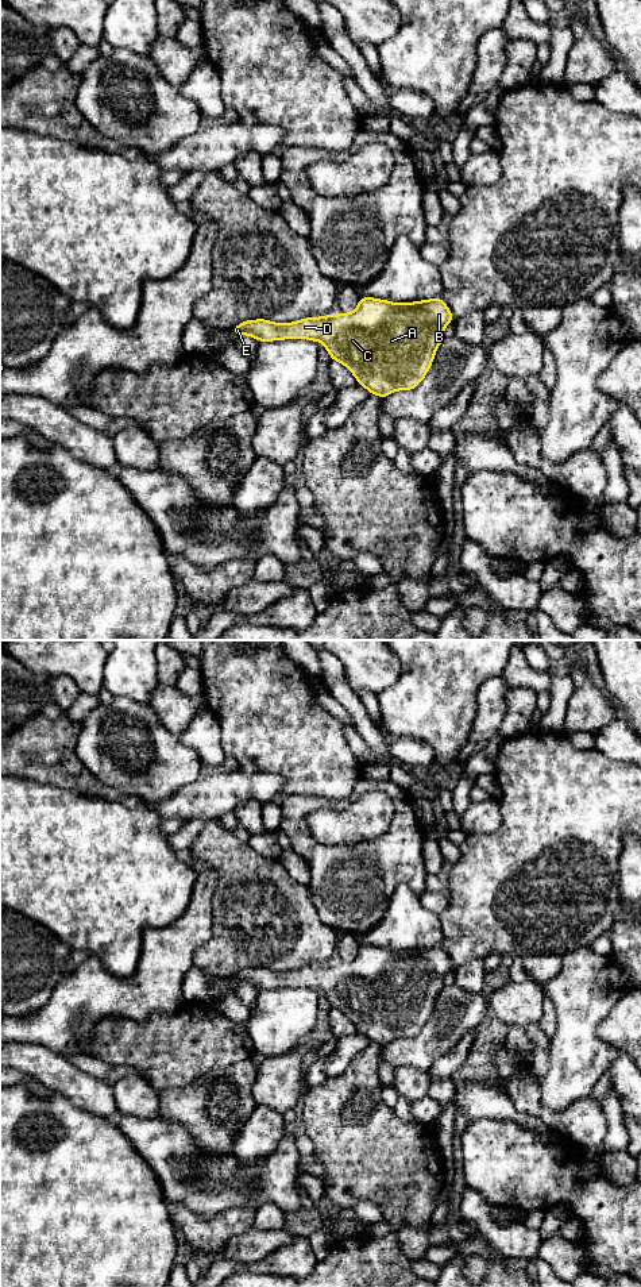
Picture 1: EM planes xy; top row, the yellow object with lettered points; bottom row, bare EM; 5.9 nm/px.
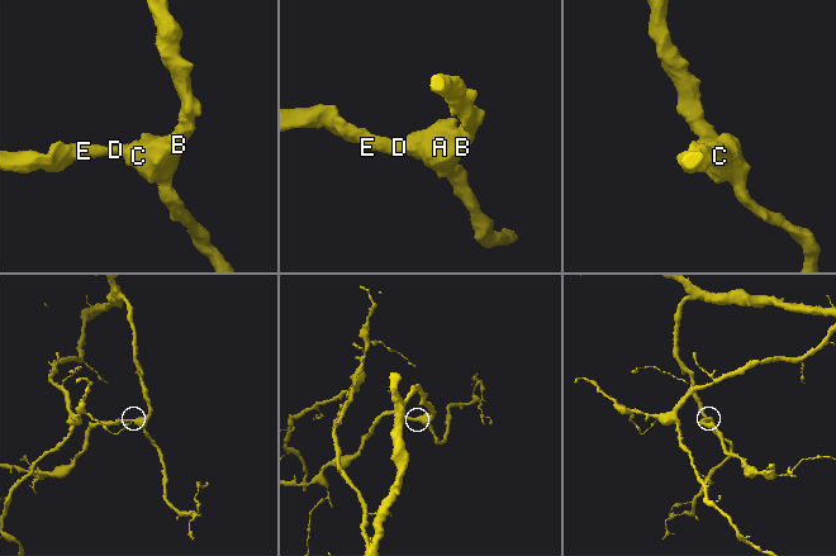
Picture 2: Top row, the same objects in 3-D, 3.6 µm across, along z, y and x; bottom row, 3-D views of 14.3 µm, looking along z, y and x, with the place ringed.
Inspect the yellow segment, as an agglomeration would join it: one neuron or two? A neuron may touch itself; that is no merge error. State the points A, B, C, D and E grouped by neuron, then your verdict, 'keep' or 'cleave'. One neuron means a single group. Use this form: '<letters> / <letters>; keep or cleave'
A B C D E; keep

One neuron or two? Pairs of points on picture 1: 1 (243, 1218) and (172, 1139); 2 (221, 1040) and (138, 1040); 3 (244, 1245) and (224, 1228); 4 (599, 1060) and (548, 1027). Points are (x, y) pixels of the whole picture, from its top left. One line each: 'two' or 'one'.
1: two
2: one
3: two
4: two

